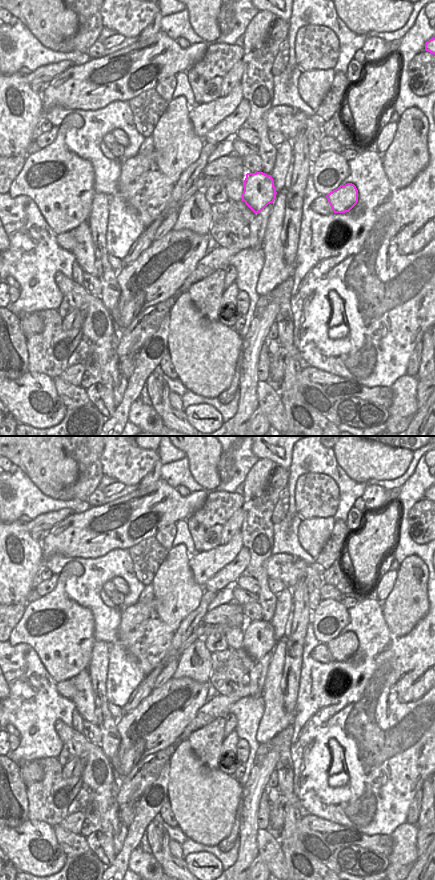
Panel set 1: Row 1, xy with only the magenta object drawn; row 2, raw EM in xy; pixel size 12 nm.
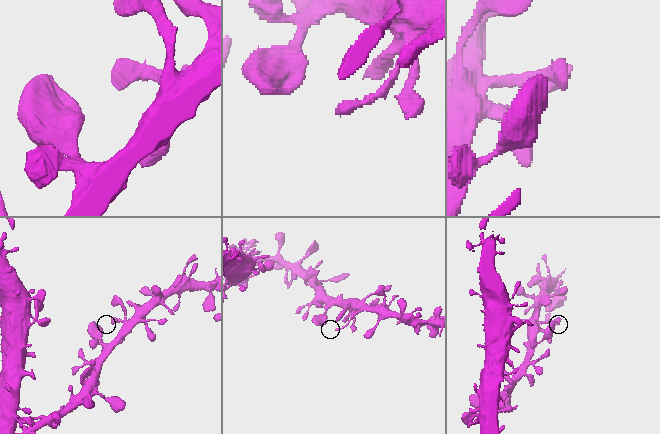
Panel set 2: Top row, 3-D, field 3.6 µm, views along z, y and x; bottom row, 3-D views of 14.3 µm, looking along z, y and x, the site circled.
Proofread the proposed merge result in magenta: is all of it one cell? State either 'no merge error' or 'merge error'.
no merge error

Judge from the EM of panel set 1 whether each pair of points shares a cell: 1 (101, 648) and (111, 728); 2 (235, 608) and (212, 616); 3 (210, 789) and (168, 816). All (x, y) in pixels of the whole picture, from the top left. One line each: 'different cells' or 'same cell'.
1: same cell
2: same cell
3: different cells

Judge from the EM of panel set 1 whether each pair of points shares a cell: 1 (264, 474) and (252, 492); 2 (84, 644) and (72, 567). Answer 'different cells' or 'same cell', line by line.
1: same cell
2: same cell

